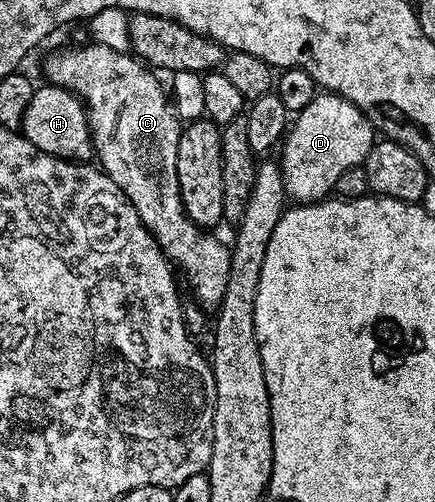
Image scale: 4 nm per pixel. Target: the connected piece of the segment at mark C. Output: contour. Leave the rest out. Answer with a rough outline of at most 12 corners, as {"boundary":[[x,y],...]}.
{"boundary":[[92,41],[45,59],[85,104],[96,162],[198,304],[230,248],[187,217],[182,120],[158,76]]}

